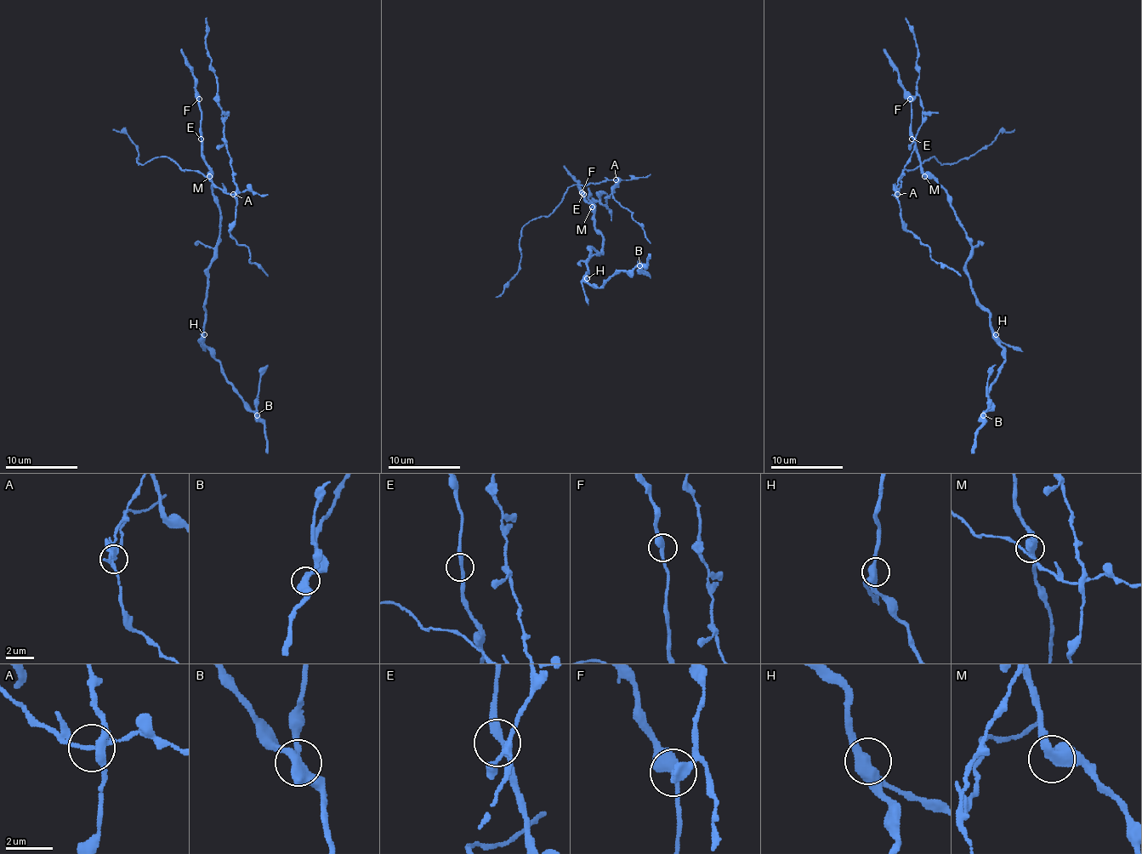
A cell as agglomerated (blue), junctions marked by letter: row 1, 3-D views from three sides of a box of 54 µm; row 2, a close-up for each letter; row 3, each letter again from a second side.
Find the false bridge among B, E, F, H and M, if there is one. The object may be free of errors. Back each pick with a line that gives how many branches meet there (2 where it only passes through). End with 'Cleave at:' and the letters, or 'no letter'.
B: 3 branches meet
Cleave at: B

